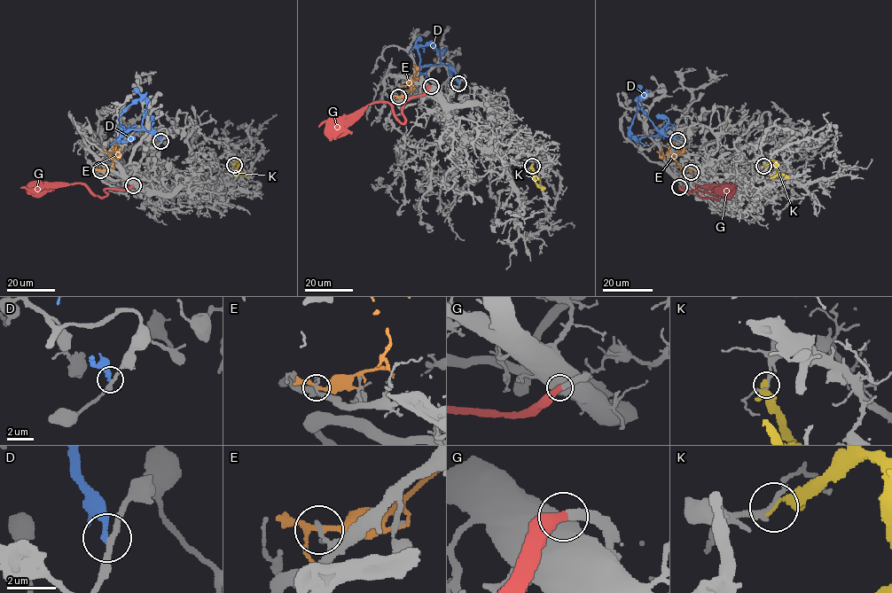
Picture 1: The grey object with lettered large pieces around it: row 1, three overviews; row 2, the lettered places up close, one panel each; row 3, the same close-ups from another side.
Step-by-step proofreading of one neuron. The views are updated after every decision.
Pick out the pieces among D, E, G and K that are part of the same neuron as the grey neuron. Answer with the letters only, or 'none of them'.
G

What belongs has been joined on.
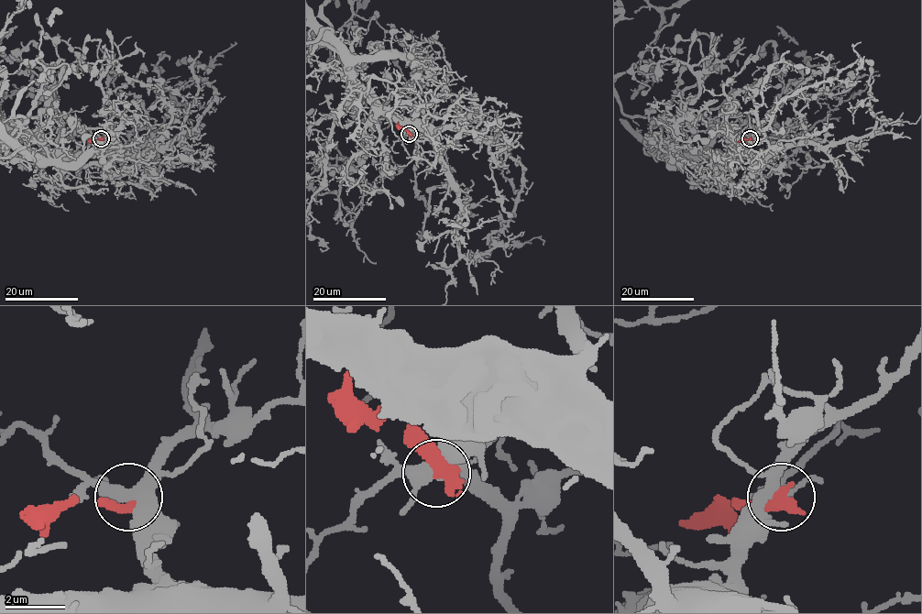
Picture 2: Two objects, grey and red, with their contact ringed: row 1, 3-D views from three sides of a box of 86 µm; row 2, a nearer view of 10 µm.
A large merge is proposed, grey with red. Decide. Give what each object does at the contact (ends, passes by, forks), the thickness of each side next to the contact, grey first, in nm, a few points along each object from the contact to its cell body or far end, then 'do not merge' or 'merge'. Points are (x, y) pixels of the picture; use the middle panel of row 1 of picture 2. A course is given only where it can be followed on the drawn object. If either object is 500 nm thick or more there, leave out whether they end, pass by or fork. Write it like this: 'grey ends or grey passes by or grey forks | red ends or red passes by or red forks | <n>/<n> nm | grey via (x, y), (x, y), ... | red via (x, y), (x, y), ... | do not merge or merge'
400/550 nm | grey via (409, 134), (409, 126), (395, 120), (357, 82), (353, 64), (349, 61) | red via (409, 134), (398, 122) | do not merge

